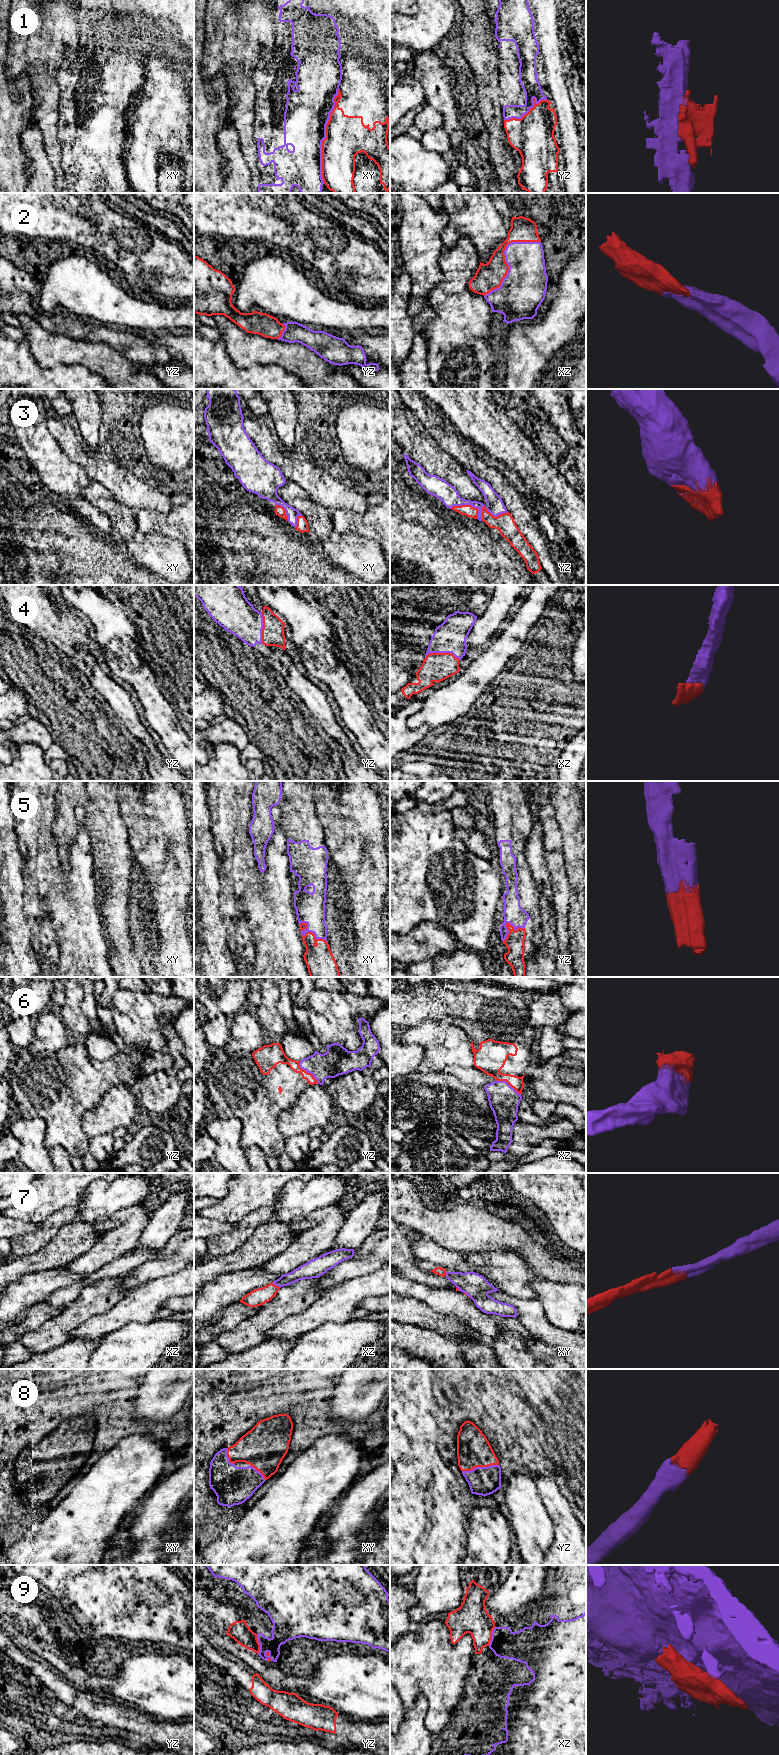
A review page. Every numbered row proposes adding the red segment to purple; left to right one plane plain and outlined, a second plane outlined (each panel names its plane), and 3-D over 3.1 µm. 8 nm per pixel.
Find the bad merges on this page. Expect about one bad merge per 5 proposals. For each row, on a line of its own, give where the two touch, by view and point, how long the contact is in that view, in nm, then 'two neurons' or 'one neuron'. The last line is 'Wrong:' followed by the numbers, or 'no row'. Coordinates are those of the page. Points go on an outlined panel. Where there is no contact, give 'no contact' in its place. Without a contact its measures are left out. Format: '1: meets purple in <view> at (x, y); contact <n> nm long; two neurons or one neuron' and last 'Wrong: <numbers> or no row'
1: meets purple in xy at (325, 136); contact 750 nm long; two neurons
2: meets purple in xz at (505, 257); contact 650 nm long; one neuron
3: meets purple in yz at (487, 510); contact 220 nm long; one neuron
4: meets purple in xz at (442, 652); contact 280 nm long; one neuron
5: meets purple in yz at (505, 924); contact 220 nm long; one neuron
6: meets purple in yz at (307, 1072); contact 240 nm long; one neuron
7: meets purple in xz at (276, 1285); contact 80 nm long; one neuron
8: meets purple in yz at (480, 1467); contact 300 nm long; one neuron
9: meets purple in yz at (259, 1643); contact 160 nm long; two neurons
Wrong: 1, 9

